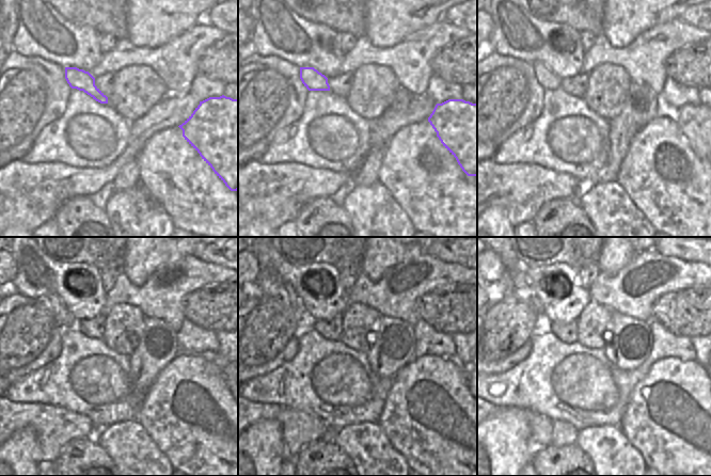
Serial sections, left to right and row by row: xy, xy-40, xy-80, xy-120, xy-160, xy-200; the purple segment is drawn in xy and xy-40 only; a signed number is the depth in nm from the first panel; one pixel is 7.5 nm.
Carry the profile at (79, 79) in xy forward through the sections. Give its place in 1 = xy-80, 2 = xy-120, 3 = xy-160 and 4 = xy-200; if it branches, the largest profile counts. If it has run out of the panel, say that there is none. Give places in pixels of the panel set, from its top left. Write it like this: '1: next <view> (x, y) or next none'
1: next xy-80 (546, 77)
2: next xy-120 (52, 303)
3: next xy-160 (299, 310)
4: next xy-200 (534, 299)

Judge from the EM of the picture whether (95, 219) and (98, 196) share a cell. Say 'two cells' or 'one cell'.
two cells

